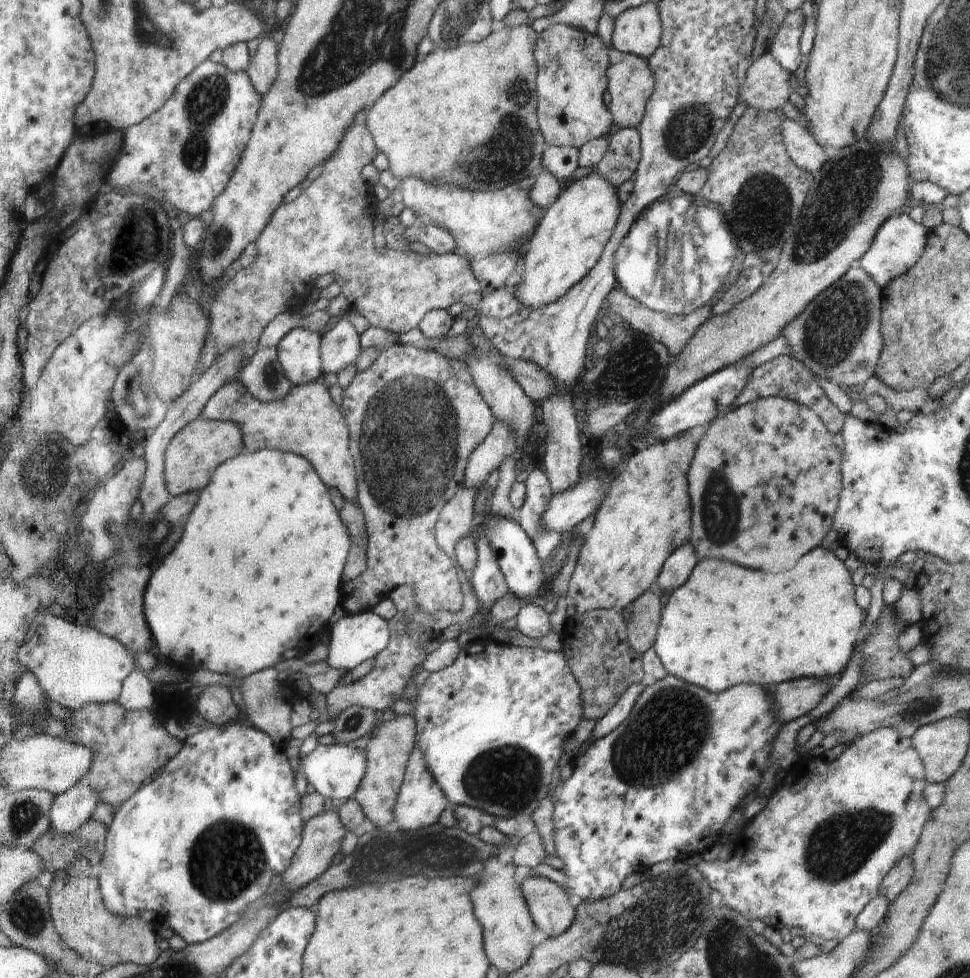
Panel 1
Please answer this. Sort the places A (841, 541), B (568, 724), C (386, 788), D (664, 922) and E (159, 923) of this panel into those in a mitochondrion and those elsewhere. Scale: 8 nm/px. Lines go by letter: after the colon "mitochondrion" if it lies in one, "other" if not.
A: other
B: other
C: other
D: mitochondrion
E: other

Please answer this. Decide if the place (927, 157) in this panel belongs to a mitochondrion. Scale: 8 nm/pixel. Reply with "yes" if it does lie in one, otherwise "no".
no

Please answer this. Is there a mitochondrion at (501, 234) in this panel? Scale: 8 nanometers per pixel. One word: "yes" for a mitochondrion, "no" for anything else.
no

